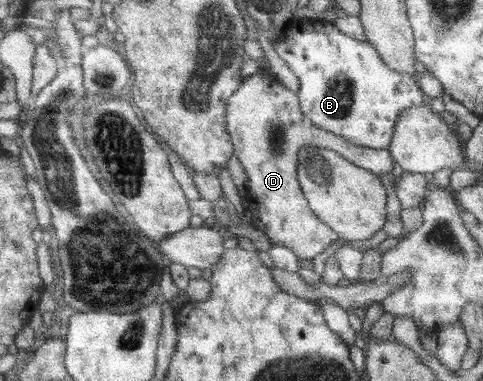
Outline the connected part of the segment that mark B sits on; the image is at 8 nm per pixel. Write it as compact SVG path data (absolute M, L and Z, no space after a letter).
M292 18L284 26L273 48L298 79L299 88L295 96L302 114L309 118L314 126L354 145L387 150L400 111L425 103L426 99L418 90L412 75L390 70L368 42L360 42L340 33L334 24L327 21Z

